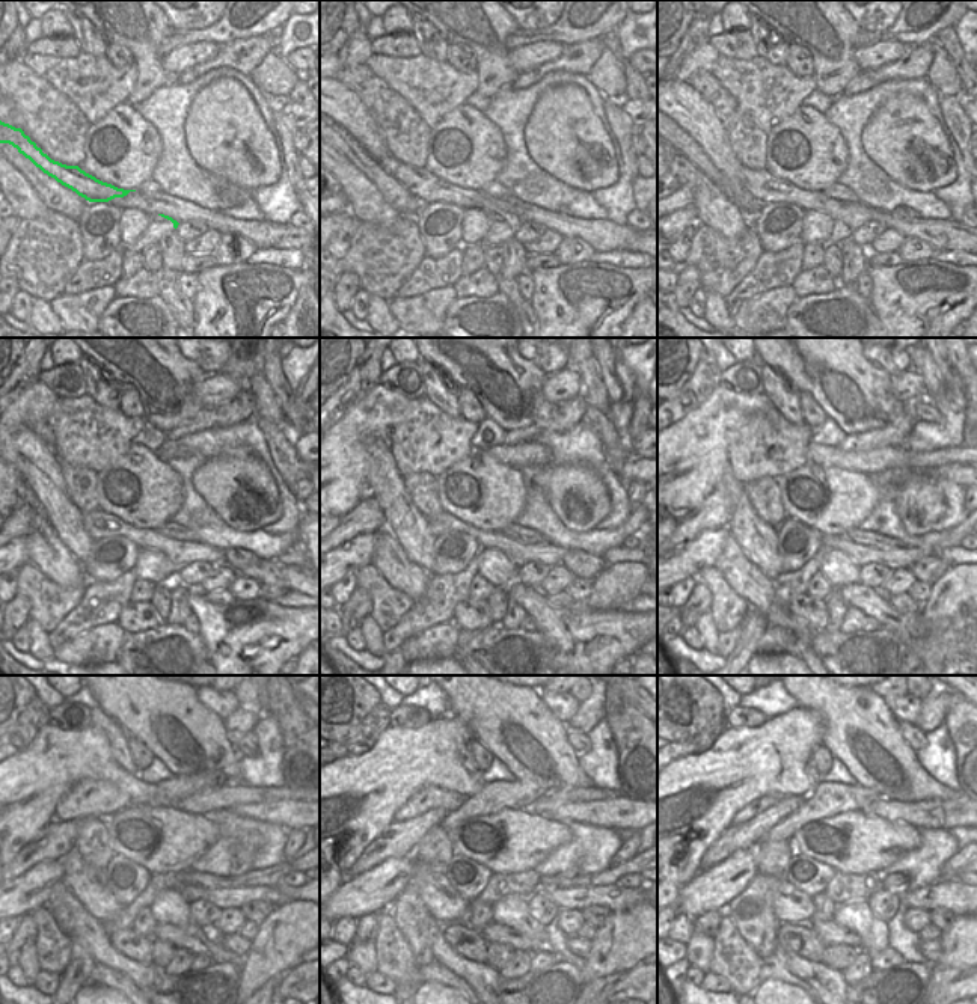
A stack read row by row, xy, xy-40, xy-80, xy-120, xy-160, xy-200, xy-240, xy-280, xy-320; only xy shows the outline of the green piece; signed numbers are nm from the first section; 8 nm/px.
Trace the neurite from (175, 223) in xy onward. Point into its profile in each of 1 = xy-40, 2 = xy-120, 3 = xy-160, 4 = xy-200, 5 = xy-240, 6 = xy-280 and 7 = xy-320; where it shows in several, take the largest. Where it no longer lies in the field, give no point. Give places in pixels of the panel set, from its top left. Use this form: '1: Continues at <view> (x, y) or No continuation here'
1: Continues at xy-40 (514, 222)
2: Continues at xy-120 (97, 523)
3: Continues at xy-160 (519, 554)
4: Continues at xy-200 (899, 557)
5: Continues at xy-240 (223, 897)
6: Continues at xy-280 (618, 899)
7: Continues at xy-320 (959, 899)

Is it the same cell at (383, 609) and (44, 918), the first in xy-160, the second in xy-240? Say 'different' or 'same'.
same

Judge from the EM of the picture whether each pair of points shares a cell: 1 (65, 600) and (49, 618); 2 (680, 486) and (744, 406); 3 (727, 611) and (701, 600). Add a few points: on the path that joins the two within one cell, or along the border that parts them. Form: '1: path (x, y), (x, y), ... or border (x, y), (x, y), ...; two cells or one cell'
1: path (61, 605), (52, 614); one cell
2: path (694, 466), (694, 454), (724, 424); one cell
3: border (698, 581), (710, 593), (709, 609); two cells

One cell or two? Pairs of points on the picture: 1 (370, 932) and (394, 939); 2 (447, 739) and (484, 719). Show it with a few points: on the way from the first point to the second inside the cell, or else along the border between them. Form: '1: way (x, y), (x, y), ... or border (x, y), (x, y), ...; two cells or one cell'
1: border (377, 914), (377, 936), (373, 941); two cells
2: border (451, 712), (466, 724), (474, 737); two cells

